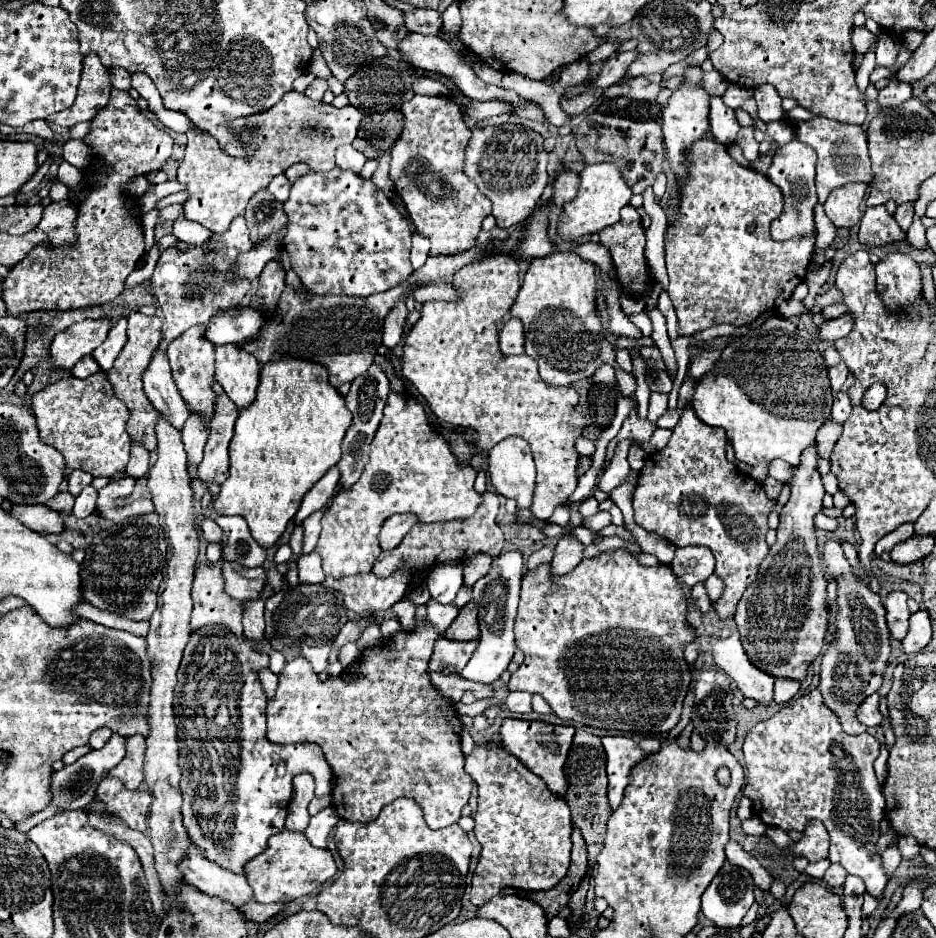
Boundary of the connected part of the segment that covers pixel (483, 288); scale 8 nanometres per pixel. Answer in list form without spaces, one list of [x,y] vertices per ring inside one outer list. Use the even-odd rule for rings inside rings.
[[[511,253],[487,255],[477,263],[469,263],[469,267],[461,267],[451,285],[459,295],[457,301],[423,303],[419,321],[405,337],[403,375],[427,399],[431,411],[441,421],[471,427],[476,432],[473,444],[477,451],[487,453],[509,435],[517,435],[529,443],[537,467],[537,487],[531,511],[537,519],[545,521],[551,517],[555,507],[569,499],[577,487],[575,469],[579,463],[579,453],[575,449],[575,441],[583,435],[585,427],[589,427],[587,415],[575,409],[579,403],[579,391],[577,387],[563,389],[543,383],[537,371],[537,363],[527,353],[521,353],[517,357],[501,355],[501,349],[497,345],[497,321],[511,309],[511,303],[519,293],[519,263]]]

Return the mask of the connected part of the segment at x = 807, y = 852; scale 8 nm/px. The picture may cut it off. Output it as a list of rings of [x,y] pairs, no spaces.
[[[819,821],[809,823],[809,827],[803,833],[803,839],[791,845],[791,853],[805,855],[811,863],[825,859],[827,851],[829,851],[829,835]]]

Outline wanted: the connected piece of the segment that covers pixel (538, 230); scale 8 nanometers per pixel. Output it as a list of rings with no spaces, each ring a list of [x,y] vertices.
[[[545,203],[541,209],[535,209],[527,219],[523,241],[519,243],[521,257],[545,257],[555,251],[553,243],[547,239],[547,209],[549,203]]]

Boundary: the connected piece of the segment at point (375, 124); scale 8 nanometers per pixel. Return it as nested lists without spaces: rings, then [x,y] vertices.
[[[401,111],[373,113],[363,119],[357,139],[353,141],[353,147],[361,151],[367,159],[379,159],[401,137],[401,131],[403,131]]]

